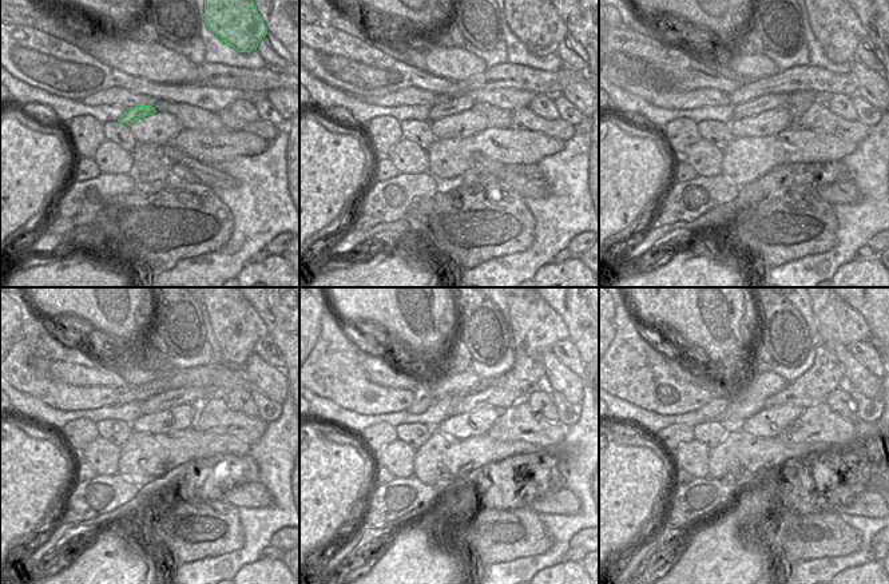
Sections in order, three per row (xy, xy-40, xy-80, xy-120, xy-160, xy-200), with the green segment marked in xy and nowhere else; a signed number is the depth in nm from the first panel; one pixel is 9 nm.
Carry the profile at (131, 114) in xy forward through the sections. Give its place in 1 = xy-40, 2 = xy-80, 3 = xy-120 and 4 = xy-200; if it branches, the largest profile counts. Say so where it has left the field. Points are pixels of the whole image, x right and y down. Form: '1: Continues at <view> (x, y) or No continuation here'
1: Continues at xy-40 (460, 103)
2: Continues at xy-80 (753, 107)
3: Continues at xy-120 (174, 397)
4: Continues at xy-200 (837, 322).

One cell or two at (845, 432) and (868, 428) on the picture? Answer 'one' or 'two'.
two

